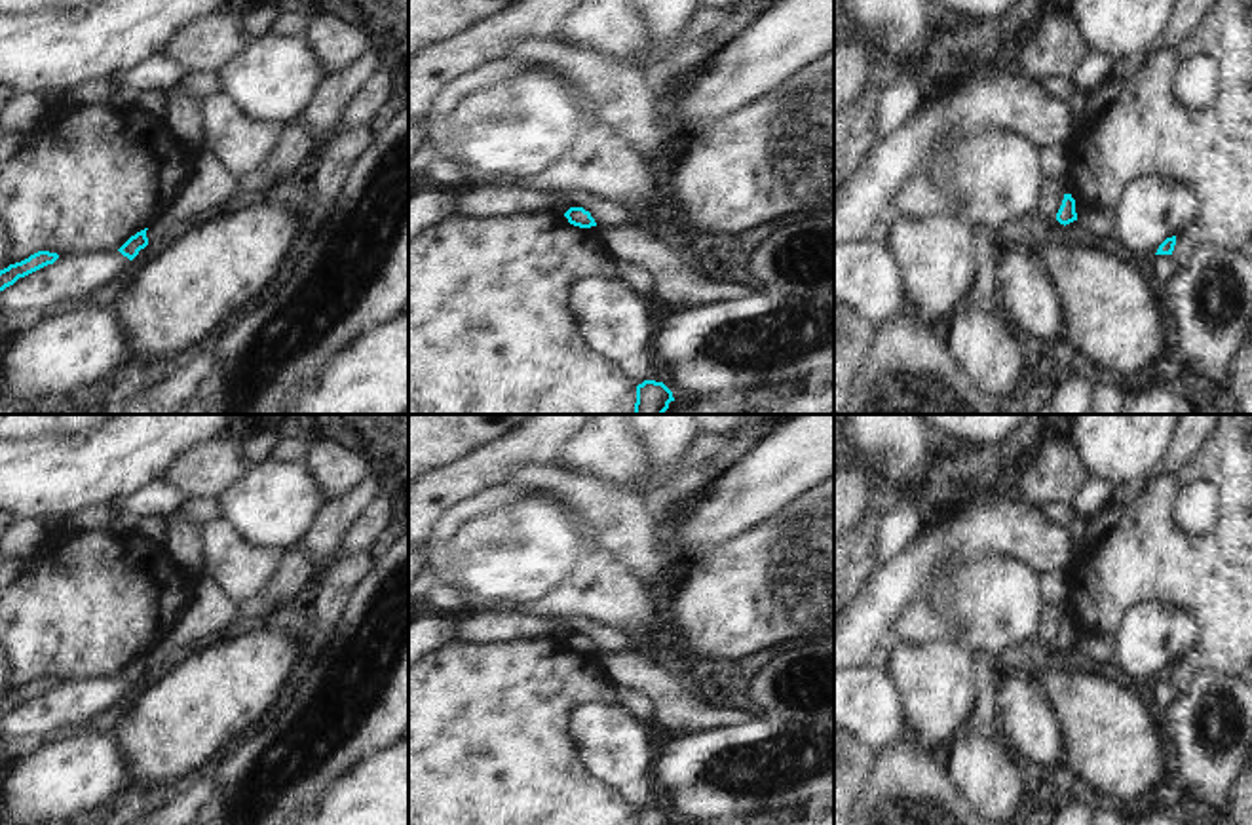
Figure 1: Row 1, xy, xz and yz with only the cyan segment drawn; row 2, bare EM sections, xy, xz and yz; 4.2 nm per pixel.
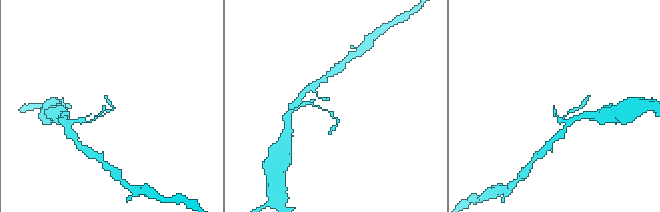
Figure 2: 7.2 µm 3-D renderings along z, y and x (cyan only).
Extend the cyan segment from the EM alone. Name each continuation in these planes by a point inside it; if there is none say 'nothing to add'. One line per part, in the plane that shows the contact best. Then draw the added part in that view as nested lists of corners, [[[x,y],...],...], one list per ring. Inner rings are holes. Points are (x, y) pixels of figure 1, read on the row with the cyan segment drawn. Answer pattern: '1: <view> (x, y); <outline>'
nothing to add

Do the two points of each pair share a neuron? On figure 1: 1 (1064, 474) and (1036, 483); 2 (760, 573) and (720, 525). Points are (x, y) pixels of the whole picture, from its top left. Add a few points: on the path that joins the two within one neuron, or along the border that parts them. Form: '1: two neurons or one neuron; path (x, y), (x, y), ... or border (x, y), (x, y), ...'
1: one neuron; path (1057, 474), (1043, 479)
2: two neurons; border (772, 516), (713, 544), (694, 561)

